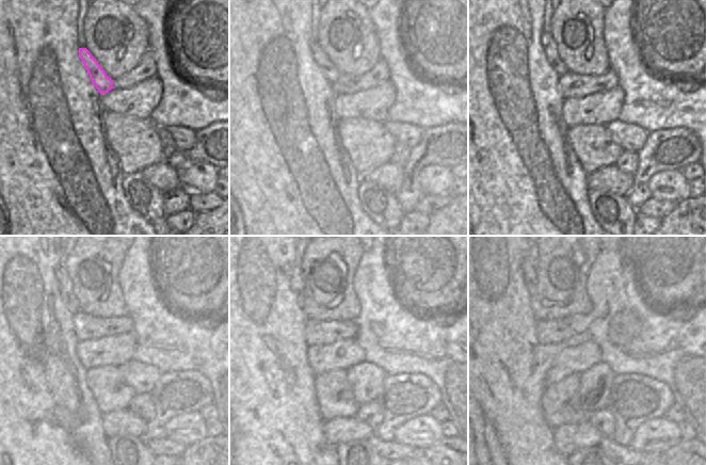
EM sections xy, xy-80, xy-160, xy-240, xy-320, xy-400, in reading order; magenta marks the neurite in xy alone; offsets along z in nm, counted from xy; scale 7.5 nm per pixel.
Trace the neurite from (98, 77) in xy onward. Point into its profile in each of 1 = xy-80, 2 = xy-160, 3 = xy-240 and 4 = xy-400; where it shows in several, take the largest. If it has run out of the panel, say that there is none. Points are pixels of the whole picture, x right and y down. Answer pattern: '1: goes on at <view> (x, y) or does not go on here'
1: goes on at xy-80 (328, 70)
2: goes on at xy-160 (549, 46)
3: goes on at xy-240 (64, 281)
4: goes on at xy-400 (529, 266)

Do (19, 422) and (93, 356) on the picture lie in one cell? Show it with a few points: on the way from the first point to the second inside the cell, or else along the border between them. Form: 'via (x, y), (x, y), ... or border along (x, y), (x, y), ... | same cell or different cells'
border along (78, 341), (77, 357), (86, 370) | different cells

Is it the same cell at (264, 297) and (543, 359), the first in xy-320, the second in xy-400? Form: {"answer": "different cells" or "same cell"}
{"answer": "different cells"}

